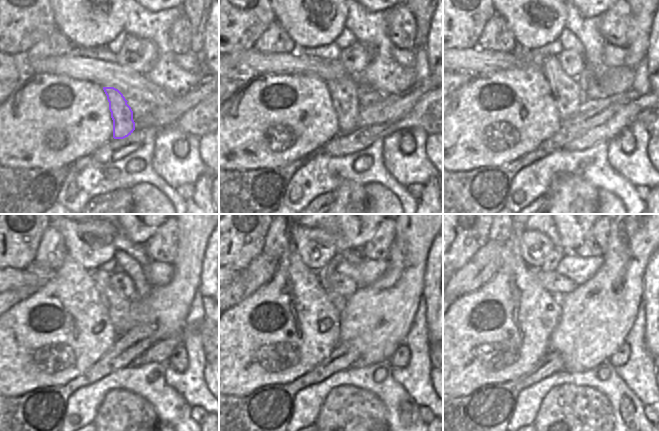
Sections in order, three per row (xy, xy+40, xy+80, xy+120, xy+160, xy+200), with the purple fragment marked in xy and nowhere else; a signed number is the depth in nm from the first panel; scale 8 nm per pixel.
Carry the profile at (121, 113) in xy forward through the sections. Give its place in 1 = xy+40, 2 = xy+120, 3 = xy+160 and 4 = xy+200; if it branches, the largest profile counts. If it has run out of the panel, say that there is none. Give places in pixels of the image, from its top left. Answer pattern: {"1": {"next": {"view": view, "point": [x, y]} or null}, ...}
{"1": {"next": {"view": "xy+40", "point": [343, 92]}}, "2": {"next": {"view": "xy+120", "point": [118, 307]}}, "3": {"next": {"view": "xy+160", "point": [339, 301]}}, "4": {"next": {"view": "xy+200", "point": [552, 260]}}}

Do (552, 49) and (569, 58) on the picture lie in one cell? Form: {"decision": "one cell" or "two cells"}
{"decision": "two cells"}

